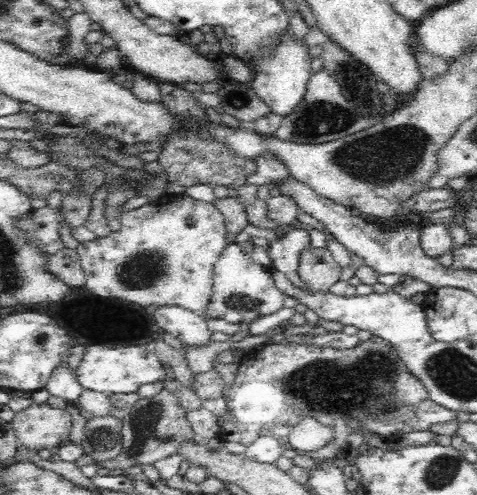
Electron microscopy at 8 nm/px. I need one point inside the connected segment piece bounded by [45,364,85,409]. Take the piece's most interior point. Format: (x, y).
(63, 384)

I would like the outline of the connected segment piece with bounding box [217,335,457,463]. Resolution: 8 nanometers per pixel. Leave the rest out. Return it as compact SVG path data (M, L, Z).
M372 335L368 340L362 343L358 343L353 348L347 349L336 349L332 347L311 347L308 345L284 345L283 343L272 343L267 346L263 346L251 352L246 352L245 359L239 364L238 372L235 374L235 381L233 385L229 388L226 387L223 398L227 403L227 410L223 416L217 417L217 426L220 427L220 432L218 437L224 443L240 443L244 446L250 446L257 438L260 436L272 436L274 437L283 449L290 449L291 444L288 442L288 436L290 430L296 426L299 422L302 422L304 418L313 418L318 424L323 424L324 426L329 426L333 430L333 437L328 441L326 446L319 448L315 451L299 452L306 456L313 458L316 463L318 462L334 462L336 460L336 454L345 455L351 448L348 445L348 435L356 430L352 429L346 420L348 418L355 418L356 422L360 425L360 428L368 430L368 432L374 432L374 434L380 434L384 436L386 440L398 440L402 434L408 434L408 432L418 432L418 430L431 430L436 424L444 424L450 422L457 418L456 411L448 410L442 407L440 404L436 404L430 399L428 390L423 386L421 380L418 380L405 366L400 358L400 355L396 352L396 349L385 342L384 339Z

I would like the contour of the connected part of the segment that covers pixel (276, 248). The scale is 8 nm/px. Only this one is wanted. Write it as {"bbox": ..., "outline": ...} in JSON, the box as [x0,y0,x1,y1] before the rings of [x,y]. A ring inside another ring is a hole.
{"bbox":[265,227,311,291],"outline":[[[294,227],[283,237],[282,240],[265,243],[272,259],[272,268],[284,273],[294,285],[310,291],[296,272],[300,266],[300,252],[311,246],[308,229]]]}

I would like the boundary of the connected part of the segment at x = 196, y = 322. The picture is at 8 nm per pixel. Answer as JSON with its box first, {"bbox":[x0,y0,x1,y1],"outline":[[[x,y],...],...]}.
{"bbox":[154,307,212,346],"outline":[[[158,307],[154,311],[154,320],[158,326],[176,336],[181,344],[190,346],[204,346],[212,341],[211,334],[205,320],[196,312],[181,310],[180,307]]]}

